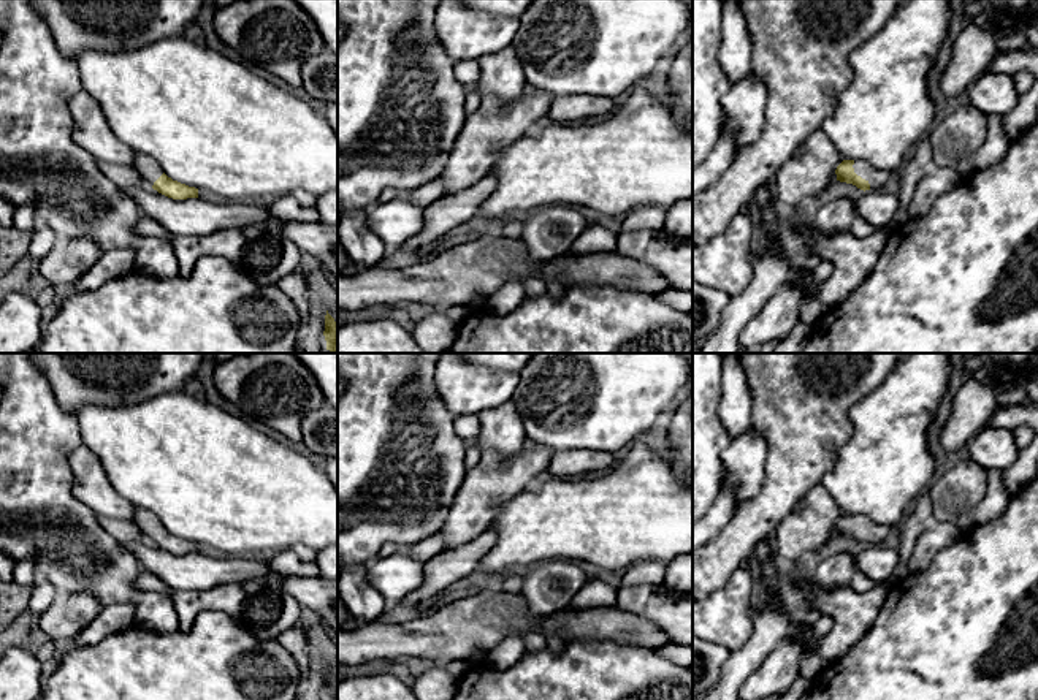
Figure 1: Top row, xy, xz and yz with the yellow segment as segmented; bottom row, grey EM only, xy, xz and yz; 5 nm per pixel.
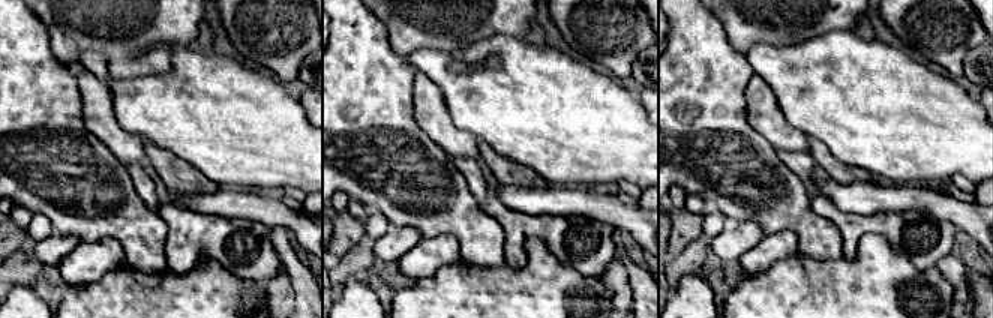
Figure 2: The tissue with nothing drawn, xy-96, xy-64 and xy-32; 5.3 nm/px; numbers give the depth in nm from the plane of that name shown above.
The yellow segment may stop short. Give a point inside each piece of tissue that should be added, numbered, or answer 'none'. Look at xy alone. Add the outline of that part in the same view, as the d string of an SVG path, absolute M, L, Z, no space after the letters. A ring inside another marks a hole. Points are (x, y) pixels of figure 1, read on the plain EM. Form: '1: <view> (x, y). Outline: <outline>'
1: xy (148, 523). Outline: M136 508L132 523L143 532L144 538L151 543L154 537L163 529L157 516L146 508Z

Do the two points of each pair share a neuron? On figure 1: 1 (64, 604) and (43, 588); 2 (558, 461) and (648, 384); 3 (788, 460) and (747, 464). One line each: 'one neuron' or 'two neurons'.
1: two neurons
2: two neurons
3: two neurons

